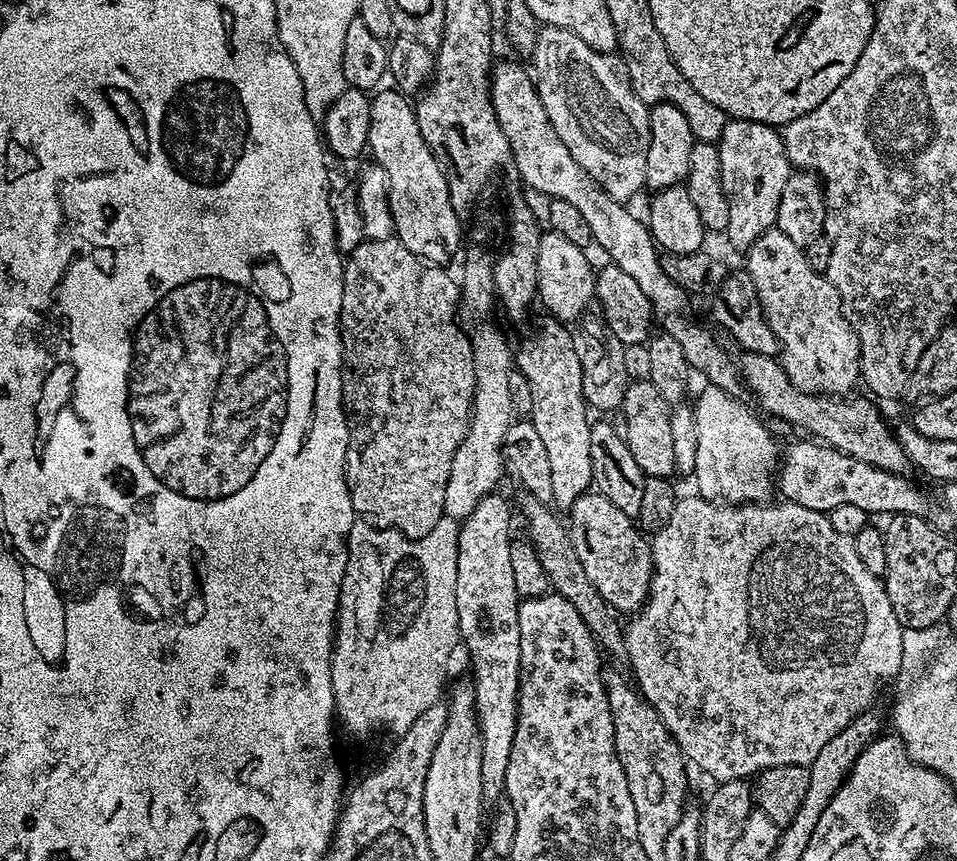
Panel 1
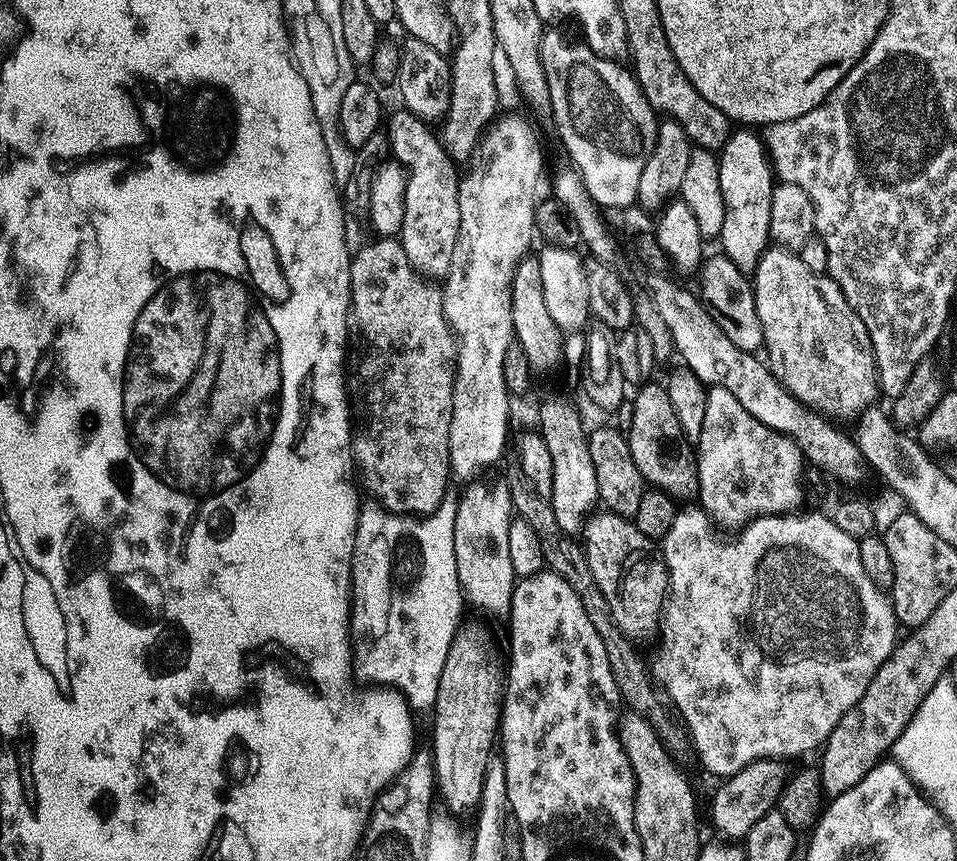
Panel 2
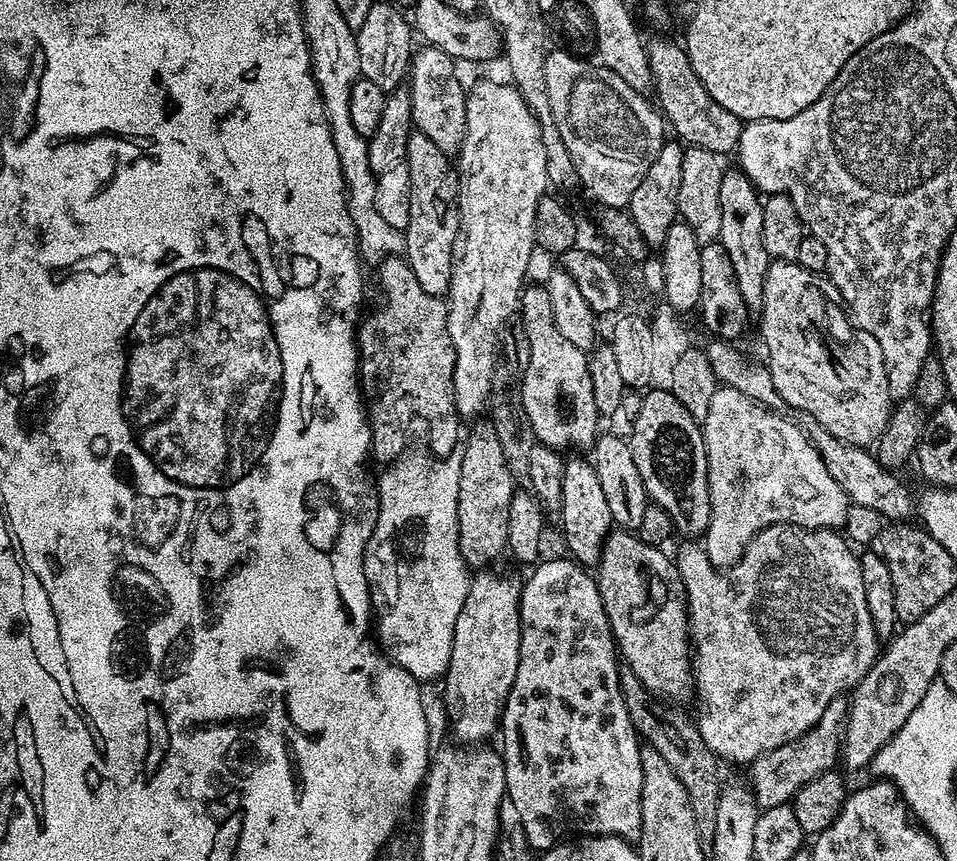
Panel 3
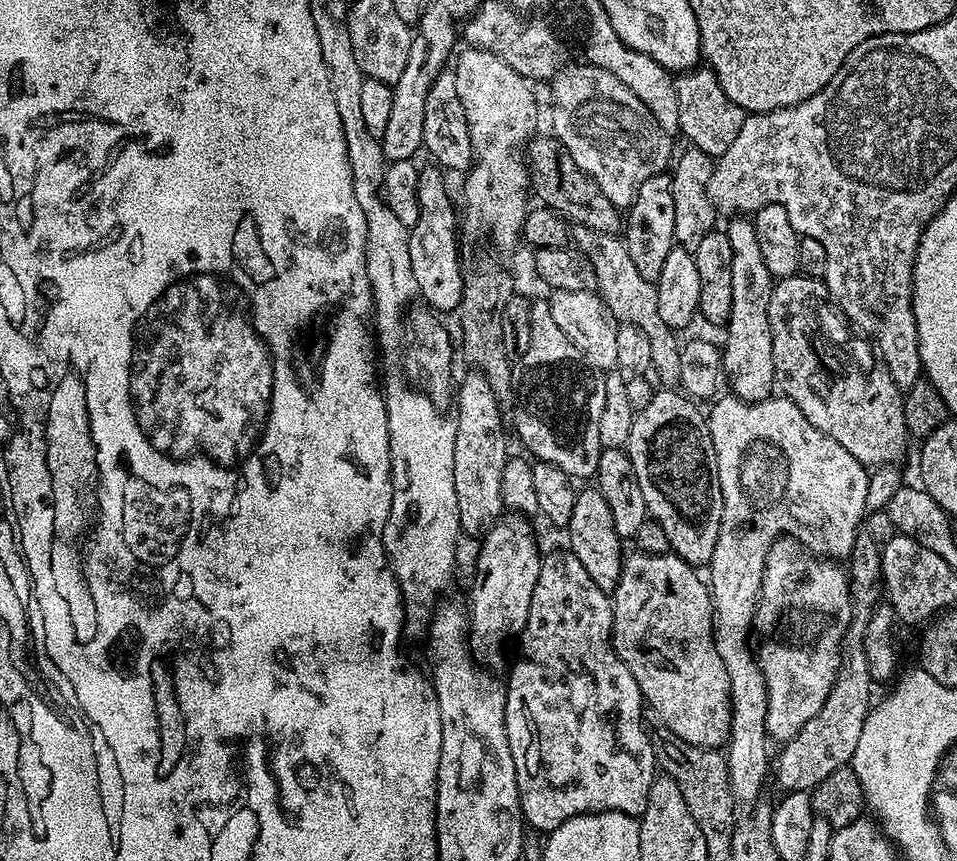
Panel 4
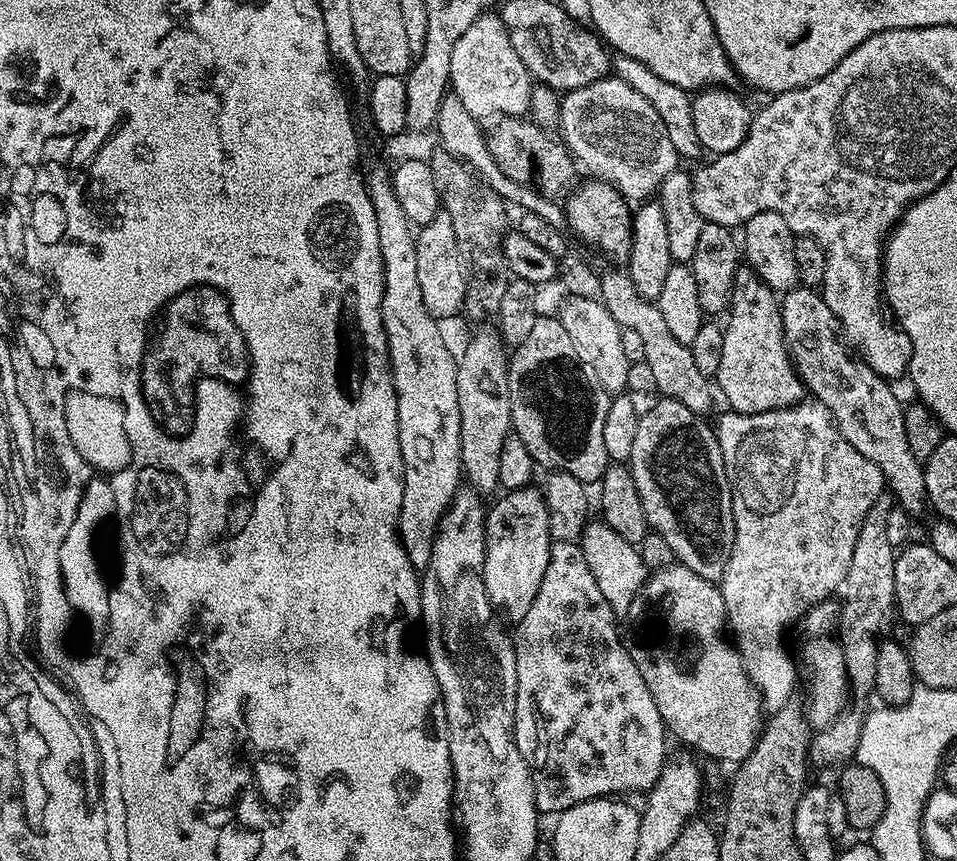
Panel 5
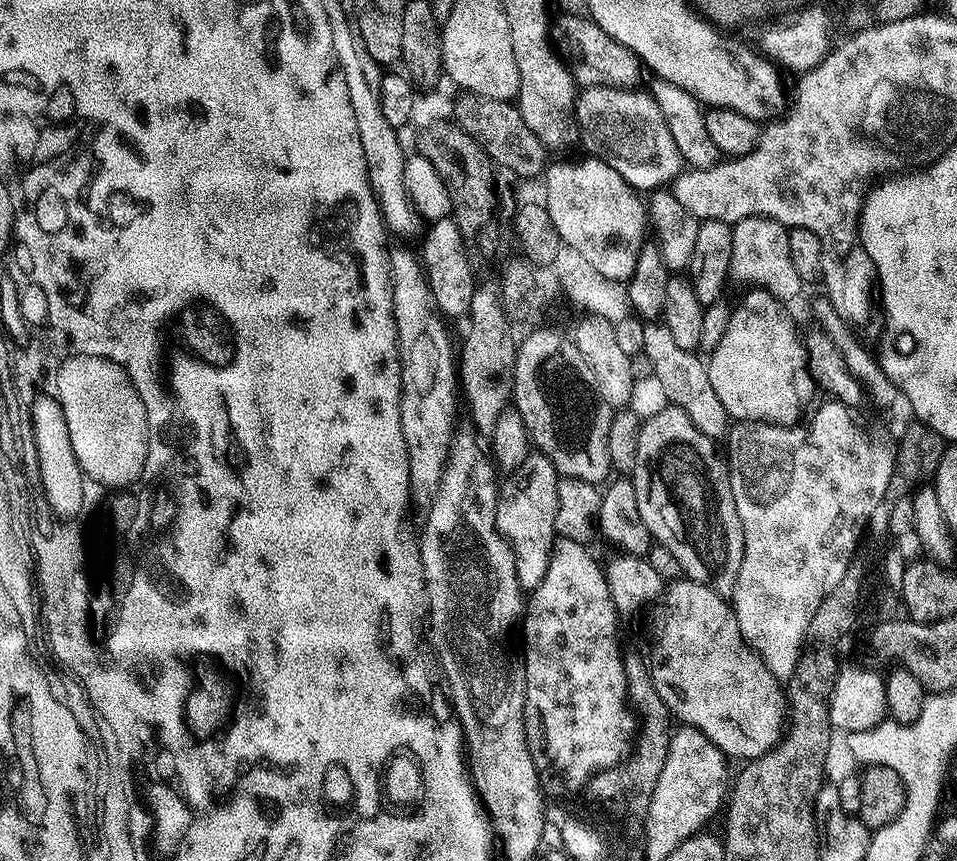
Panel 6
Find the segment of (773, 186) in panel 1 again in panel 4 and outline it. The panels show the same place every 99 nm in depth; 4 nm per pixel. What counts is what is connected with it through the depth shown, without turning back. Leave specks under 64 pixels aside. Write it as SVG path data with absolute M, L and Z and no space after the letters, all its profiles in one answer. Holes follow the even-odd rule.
M732 218L727 221L726 231L730 238L730 247L734 249L734 259L730 270L734 289L734 306L730 308L730 318L726 325L728 341L723 341L722 351L724 354L724 376L726 384L730 387L731 395L737 396L739 400L755 402L766 400L773 395L776 375L774 374L774 346L770 338L770 294L774 277L770 270L766 270L766 258L762 258L762 250L758 247L758 234L756 225L748 218Z

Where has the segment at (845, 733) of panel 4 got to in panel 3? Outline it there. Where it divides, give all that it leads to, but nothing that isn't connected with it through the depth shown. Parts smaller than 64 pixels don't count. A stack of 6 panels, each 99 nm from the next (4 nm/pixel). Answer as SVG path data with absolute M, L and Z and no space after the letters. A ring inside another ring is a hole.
M835 696L822 712L822 718L810 730L806 730L798 738L786 742L769 752L763 752L751 761L752 784L750 791L761 809L779 804L787 804L793 796L814 778L824 772L831 772L837 767L842 756L844 742L844 723L848 721L849 701L844 696Z

